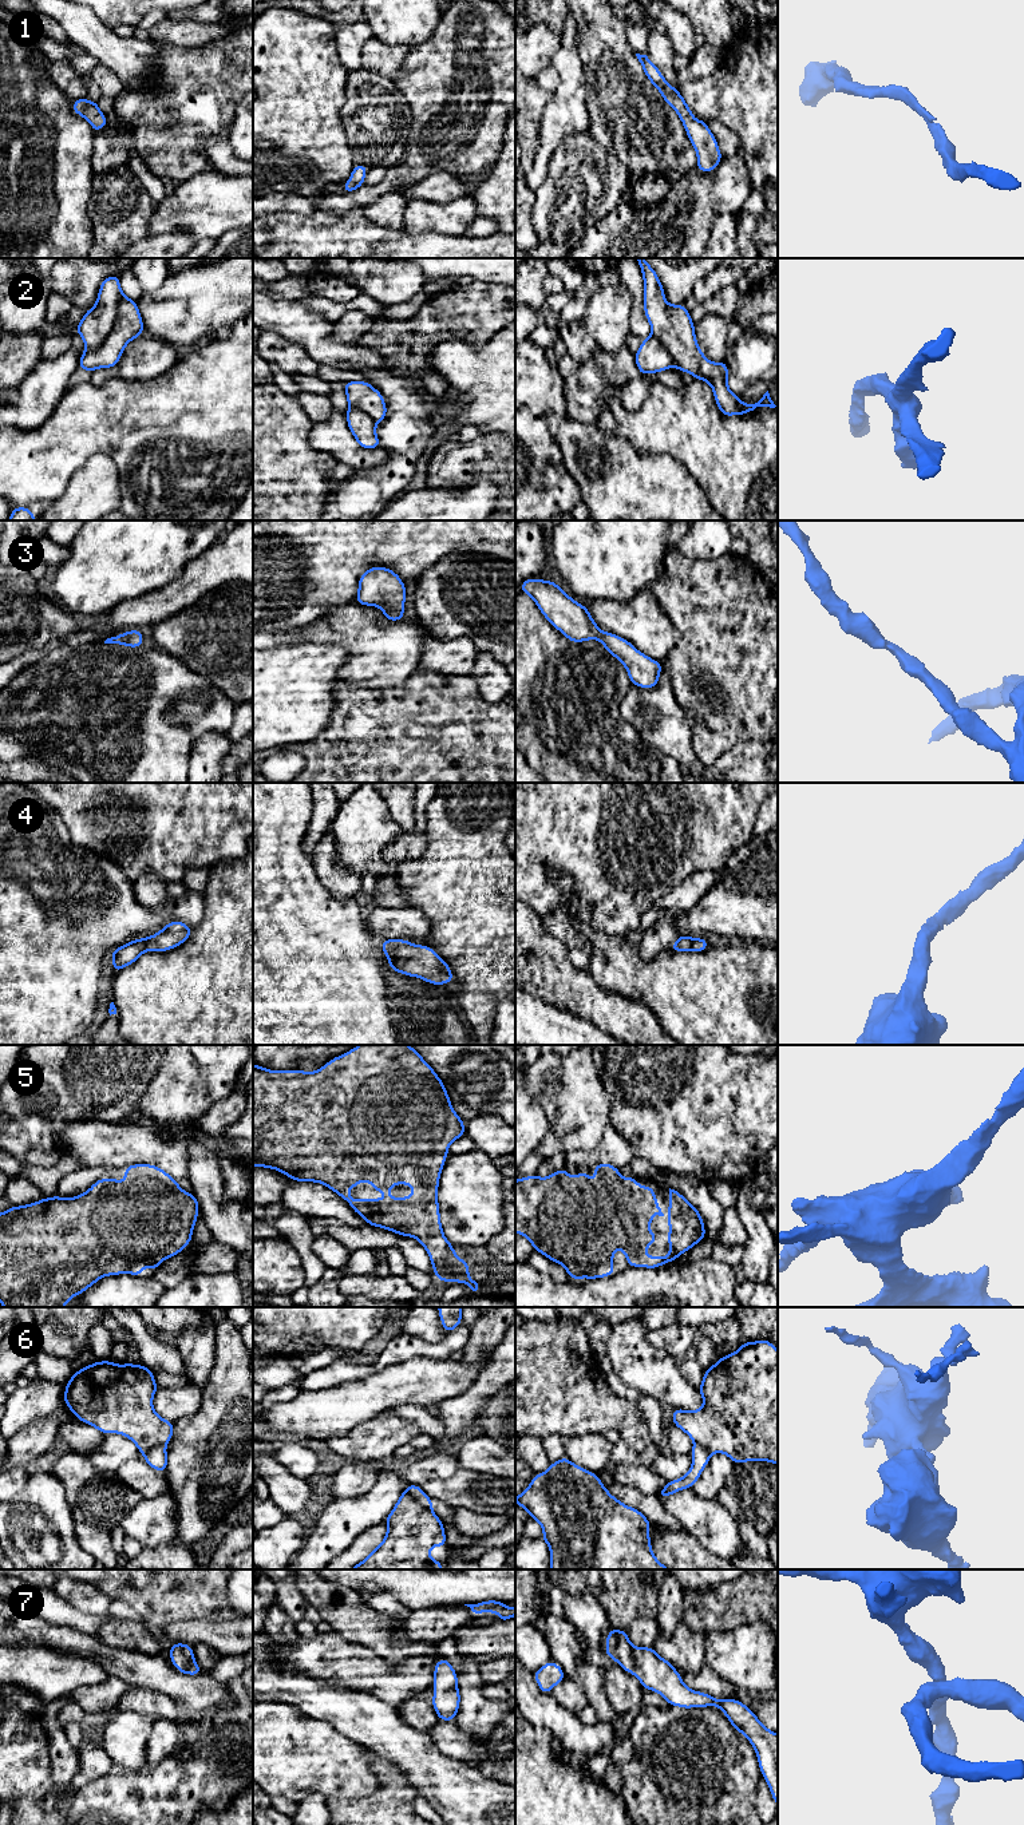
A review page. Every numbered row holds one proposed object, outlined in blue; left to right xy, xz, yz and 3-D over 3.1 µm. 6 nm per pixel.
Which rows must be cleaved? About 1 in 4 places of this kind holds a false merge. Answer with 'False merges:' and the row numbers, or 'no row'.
False merges: 2, 6

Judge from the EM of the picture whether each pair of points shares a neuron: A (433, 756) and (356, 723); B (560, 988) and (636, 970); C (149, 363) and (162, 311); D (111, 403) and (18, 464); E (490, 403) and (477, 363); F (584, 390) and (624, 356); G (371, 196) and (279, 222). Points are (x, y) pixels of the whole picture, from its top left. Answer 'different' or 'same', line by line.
A: same
B: different
C: different
D: same
E: same
F: same
G: different

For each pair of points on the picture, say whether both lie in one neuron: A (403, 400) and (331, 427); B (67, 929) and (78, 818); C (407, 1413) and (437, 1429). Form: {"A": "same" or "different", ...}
{"A": "different", "B": "different", "C": "same"}

